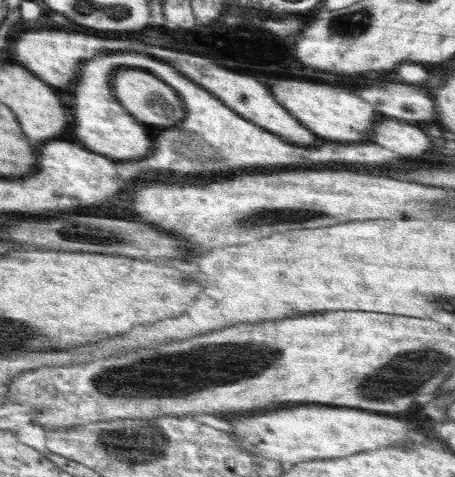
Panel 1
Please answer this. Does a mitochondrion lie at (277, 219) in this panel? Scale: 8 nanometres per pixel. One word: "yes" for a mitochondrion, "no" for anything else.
yes

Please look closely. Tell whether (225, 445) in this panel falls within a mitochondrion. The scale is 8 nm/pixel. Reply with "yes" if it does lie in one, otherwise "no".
no

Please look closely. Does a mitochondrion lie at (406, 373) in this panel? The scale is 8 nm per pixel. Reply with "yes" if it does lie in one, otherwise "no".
yes

